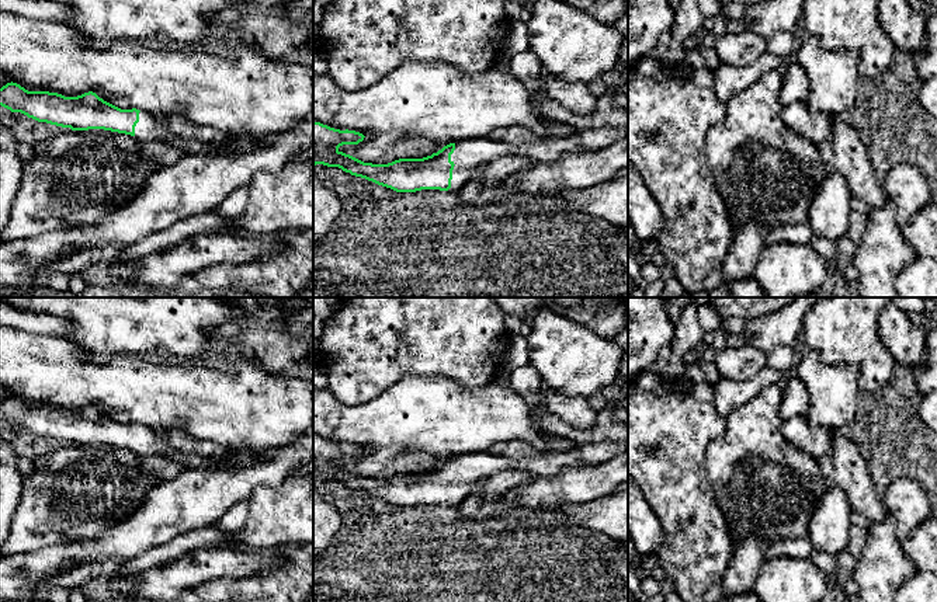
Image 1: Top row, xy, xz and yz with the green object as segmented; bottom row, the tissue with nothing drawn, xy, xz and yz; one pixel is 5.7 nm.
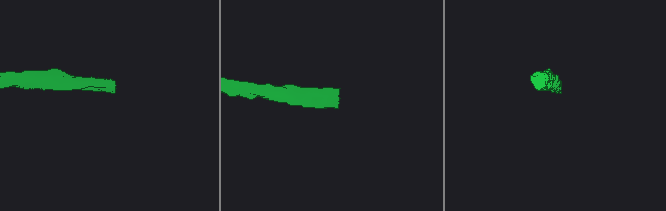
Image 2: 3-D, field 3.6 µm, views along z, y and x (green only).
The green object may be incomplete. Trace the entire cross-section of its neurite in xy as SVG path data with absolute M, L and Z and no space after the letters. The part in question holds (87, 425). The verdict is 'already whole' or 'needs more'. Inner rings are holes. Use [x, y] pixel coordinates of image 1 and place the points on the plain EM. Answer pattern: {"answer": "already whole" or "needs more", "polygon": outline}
{"answer": "needs more", "polygon": "M17 397L0 403L0 420L38 436L72 445L104 443L133 450L140 457L164 456L184 469L207 467L216 456L202 457L174 450L163 435L136 422L121 424L96 407L65 411L49 406L28 406Z"}

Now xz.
{"answer": "needs more", "polygon": "M313 436L313 480L339 481L396 507L458 507L502 470L517 469L527 470L534 477L555 477L565 467L598 464L628 452L628 439L586 442L579 443L576 452L538 453L520 460L507 460L489 452L466 453L450 457L423 473L399 473L388 479L364 477L339 464L343 459L358 459L364 452L355 445L340 445Z"}

